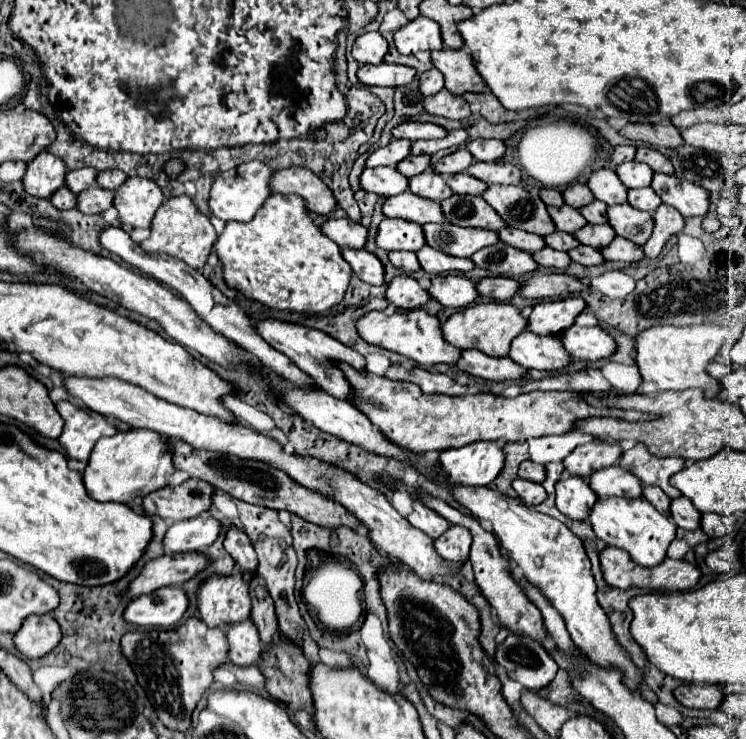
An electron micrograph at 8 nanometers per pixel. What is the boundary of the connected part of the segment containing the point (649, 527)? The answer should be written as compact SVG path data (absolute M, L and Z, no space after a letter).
M611 497L597 501L591 509L589 521L599 539L603 539L609 547L619 547L631 555L631 559L641 567L657 567L667 557L667 547L675 539L677 525L663 517L647 499L627 499L627 497Z

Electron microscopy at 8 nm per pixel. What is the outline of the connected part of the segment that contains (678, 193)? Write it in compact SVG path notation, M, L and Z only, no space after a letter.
M655 173L651 187L663 199L663 203L675 207L683 217L707 215L711 207L711 195L705 187L691 183L687 179L677 179L675 175Z

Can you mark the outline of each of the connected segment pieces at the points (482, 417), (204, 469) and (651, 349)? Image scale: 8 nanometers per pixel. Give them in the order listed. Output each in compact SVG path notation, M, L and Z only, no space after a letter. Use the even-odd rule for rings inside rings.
M339 363L343 367L343 375L351 379L351 387L355 387L355 399L349 399L351 405L355 405L361 413L365 413L379 431L391 439L391 443L399 447L407 447L407 451L443 451L449 447L463 447L481 439L505 439L505 441L527 441L531 437L543 437L543 435L561 435L573 429L573 423L583 417L617 417L625 421L641 421L641 419L653 419L647 413L639 411L623 411L613 407L593 407L583 401L579 393L559 393L559 391L535 391L535 393L521 393L513 399L505 399L493 393L479 393L479 395L463 395L463 397L449 397L449 395L427 395L419 387L405 383L405 381L389 381L387 377L377 377L367 371L367 375L359 375L359 371L351 371L345 363Z
M189 447L189 457L173 457L173 459L175 459L177 469L187 471L193 479L203 479L203 481L211 483L213 487L229 493L235 499L241 499L241 501L247 501L253 505L263 505L269 509L277 509L277 511L287 509L299 517L303 517L305 521L311 521L311 523L317 523L323 527L339 527L339 525L355 527L359 523L339 503L297 485L291 477L287 477L283 471L279 471L273 465L265 465L259 461L243 461L243 459L233 457L233 455L199 451L193 447ZM259 475L261 475L261 479L259 479Z
M687 325L687 327L649 327L635 337L637 367L641 373L639 393L657 393L657 391L685 391L699 387L705 391L707 399L717 397L719 383L705 373L705 365L715 357L719 347L725 341L725 329L717 325Z

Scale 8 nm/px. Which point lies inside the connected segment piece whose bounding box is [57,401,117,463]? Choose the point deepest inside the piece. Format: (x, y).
(83, 429)

